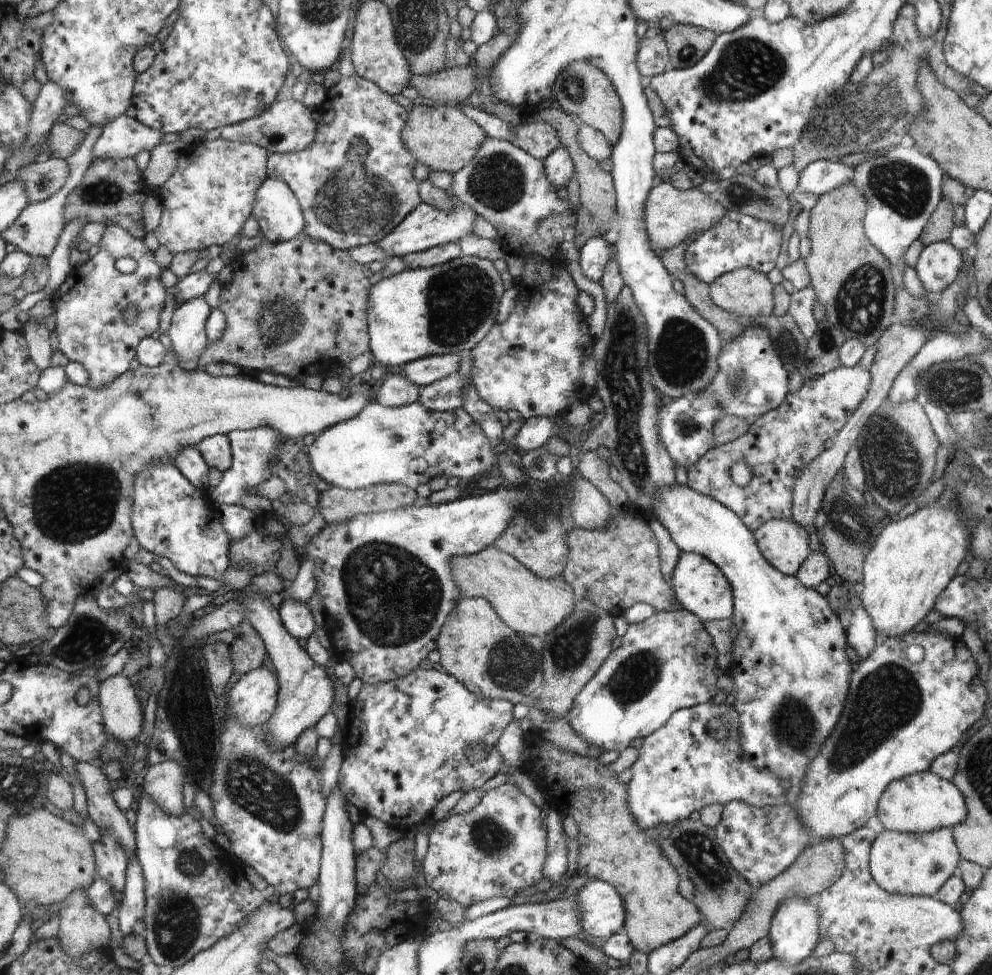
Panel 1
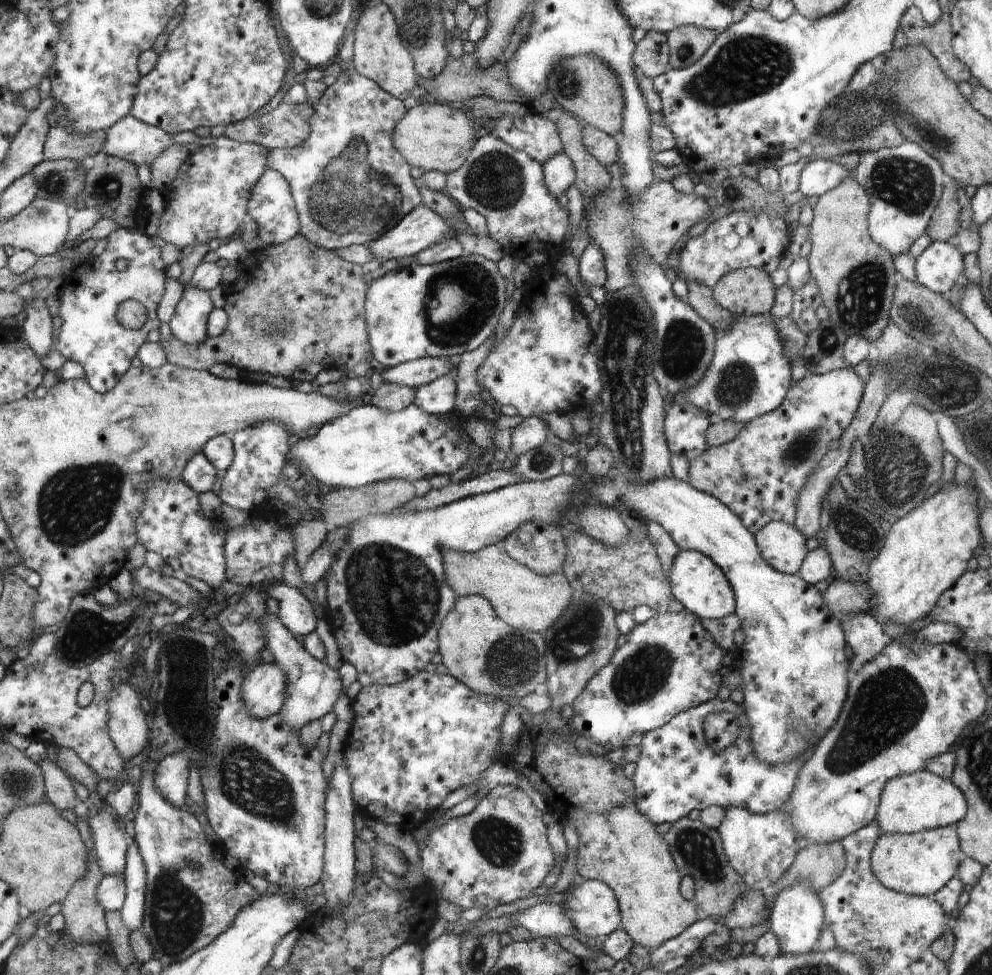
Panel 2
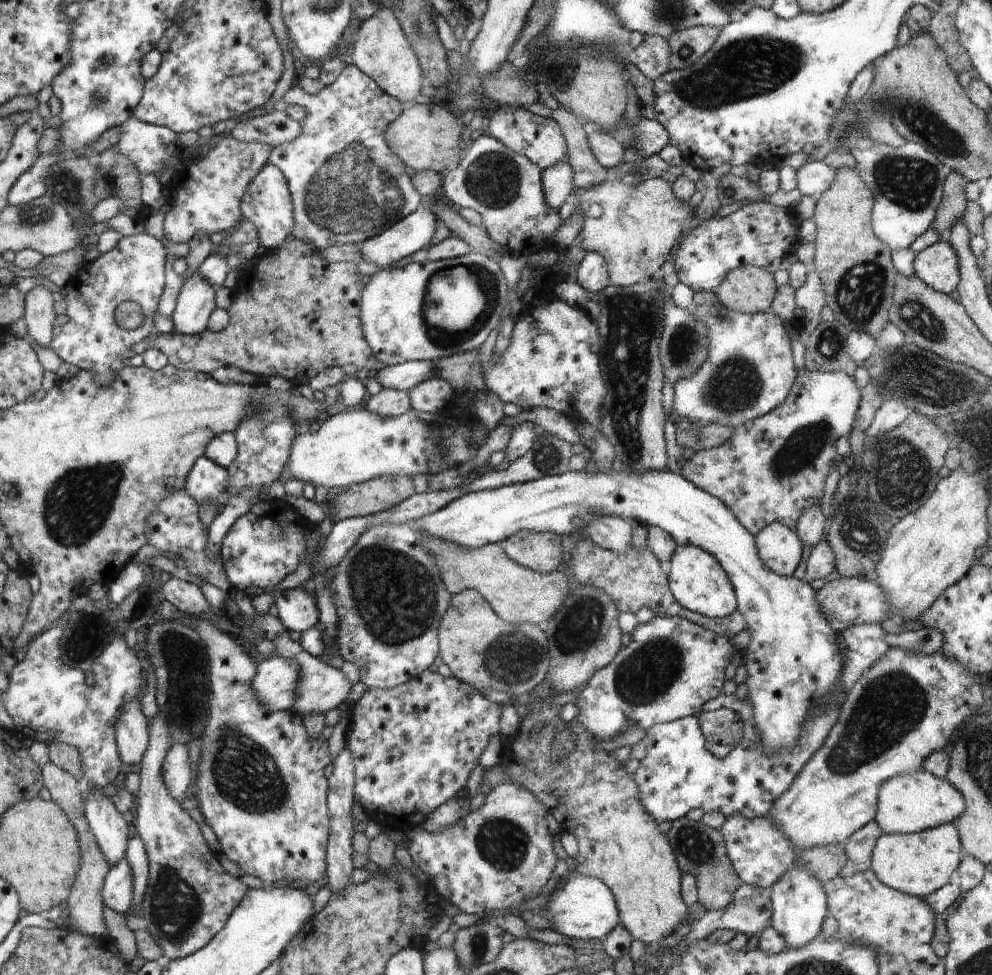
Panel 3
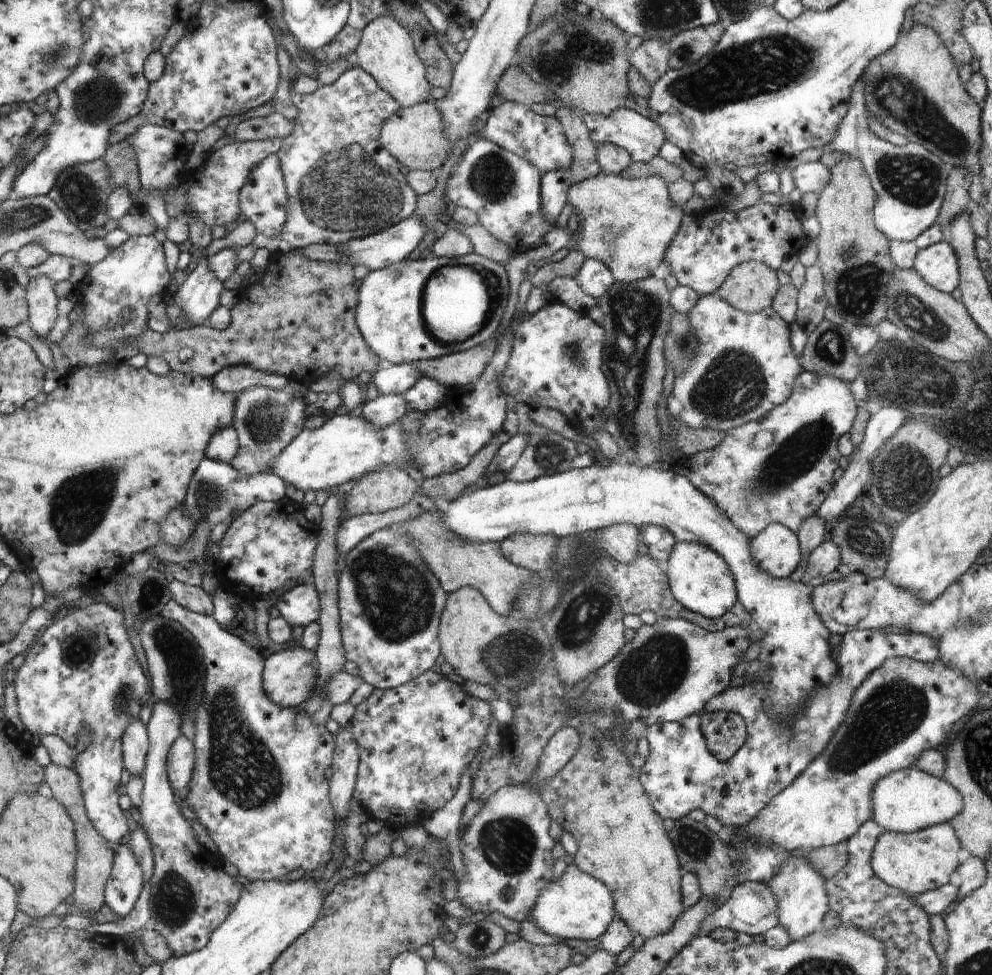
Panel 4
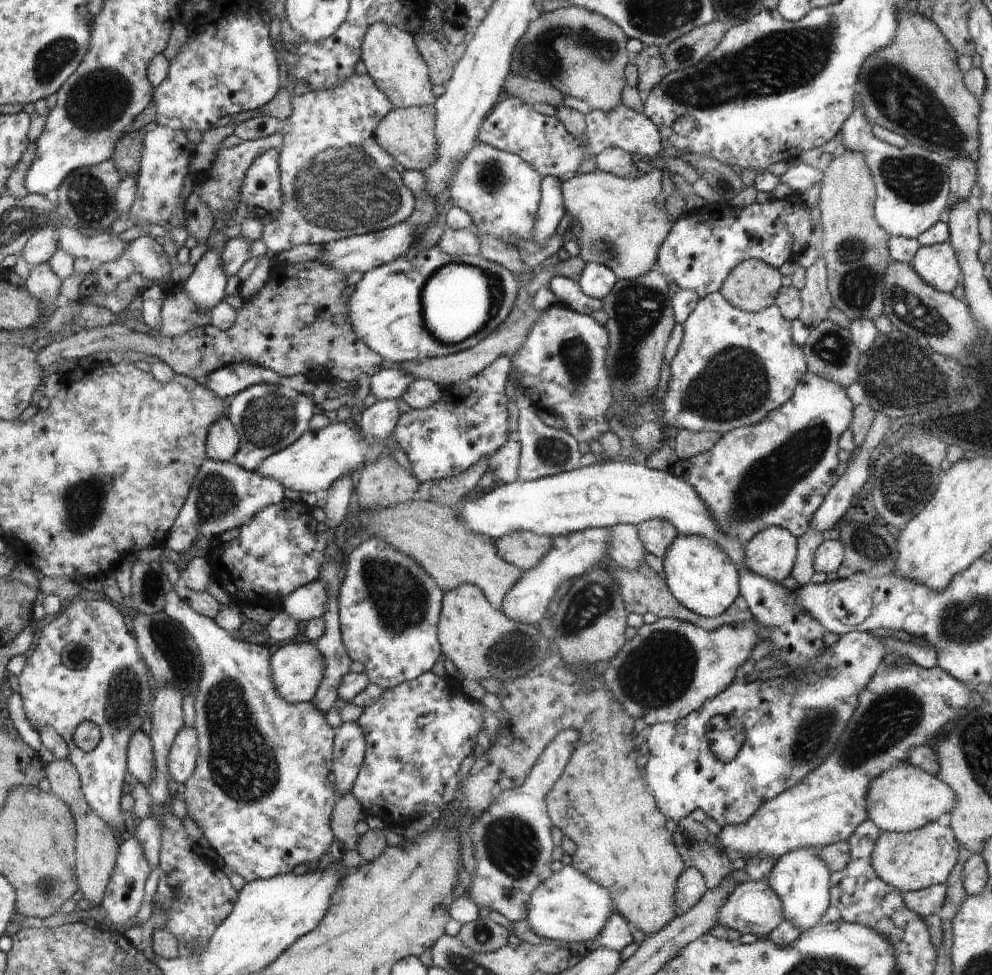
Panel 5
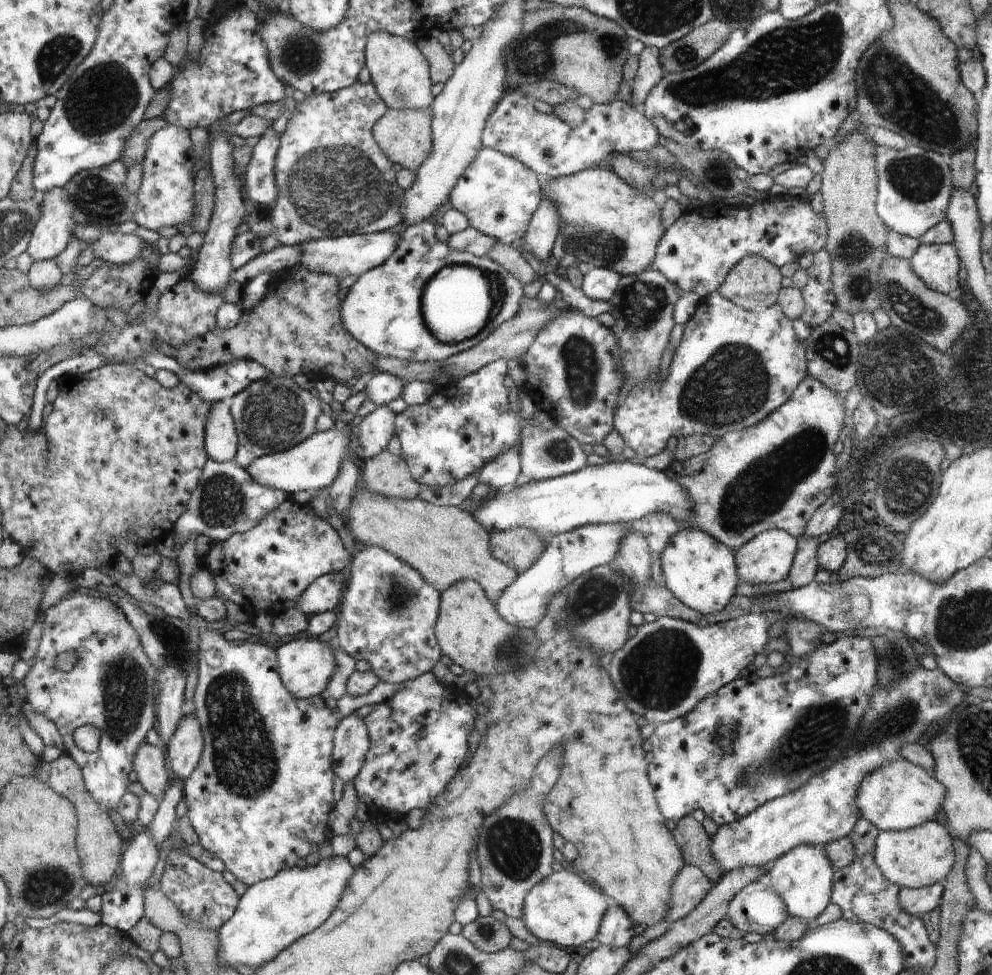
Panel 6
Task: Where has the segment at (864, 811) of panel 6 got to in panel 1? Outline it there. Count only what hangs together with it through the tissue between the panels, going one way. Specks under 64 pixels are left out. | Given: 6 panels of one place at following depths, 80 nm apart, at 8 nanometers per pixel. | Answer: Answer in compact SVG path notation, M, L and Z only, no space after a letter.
M926 770L890 782L880 797L877 816L884 830L922 834L964 822L967 808L964 795L952 781Z

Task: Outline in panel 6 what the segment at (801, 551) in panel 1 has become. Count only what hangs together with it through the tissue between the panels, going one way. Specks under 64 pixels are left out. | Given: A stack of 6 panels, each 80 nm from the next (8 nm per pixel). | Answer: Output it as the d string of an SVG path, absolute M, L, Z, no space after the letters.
M770 529L757 534L734 552L740 582L753 585L770 584L786 579L797 551L797 544L797 538L782 529Z

